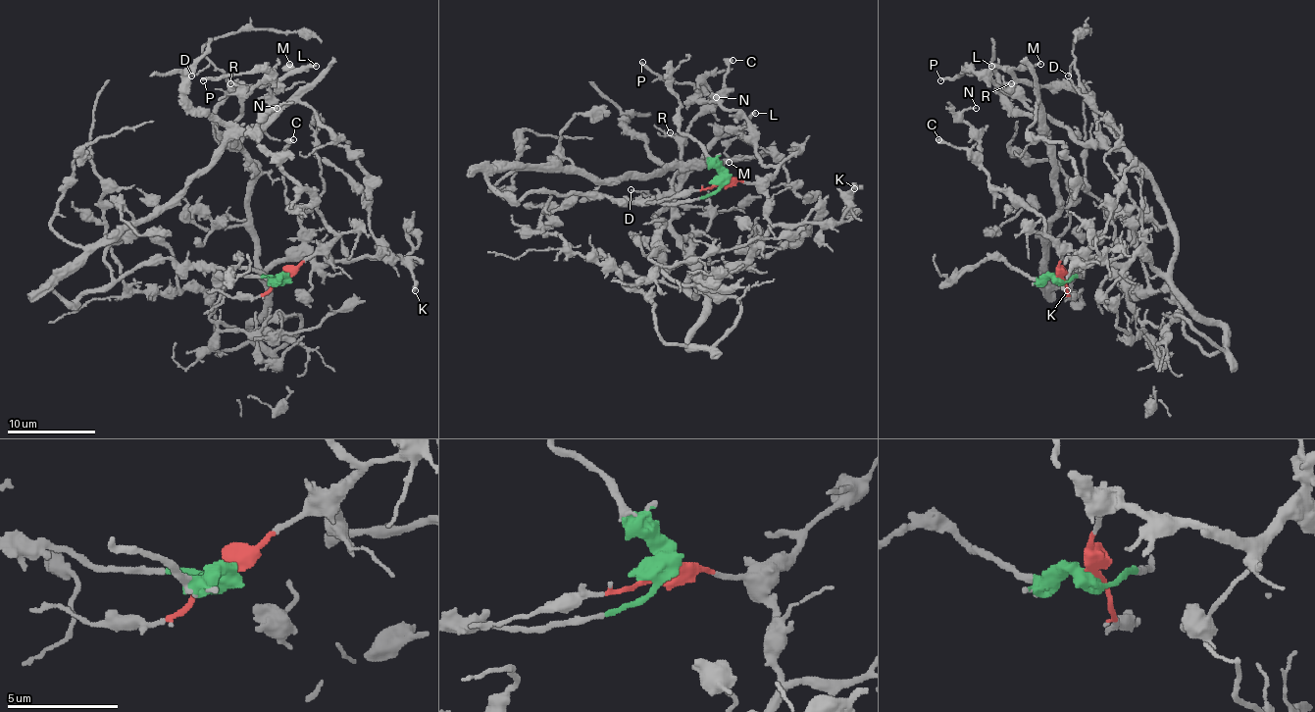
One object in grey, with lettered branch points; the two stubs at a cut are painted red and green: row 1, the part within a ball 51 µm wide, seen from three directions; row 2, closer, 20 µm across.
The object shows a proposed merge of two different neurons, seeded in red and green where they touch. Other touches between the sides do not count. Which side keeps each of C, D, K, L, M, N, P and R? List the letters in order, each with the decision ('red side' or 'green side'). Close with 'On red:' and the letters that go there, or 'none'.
C: red side
D: red side
K: red side
L: red side
M: red side
N: red side
P: red side
R: red side
On red: C, D, K, L, M, N, P, R

